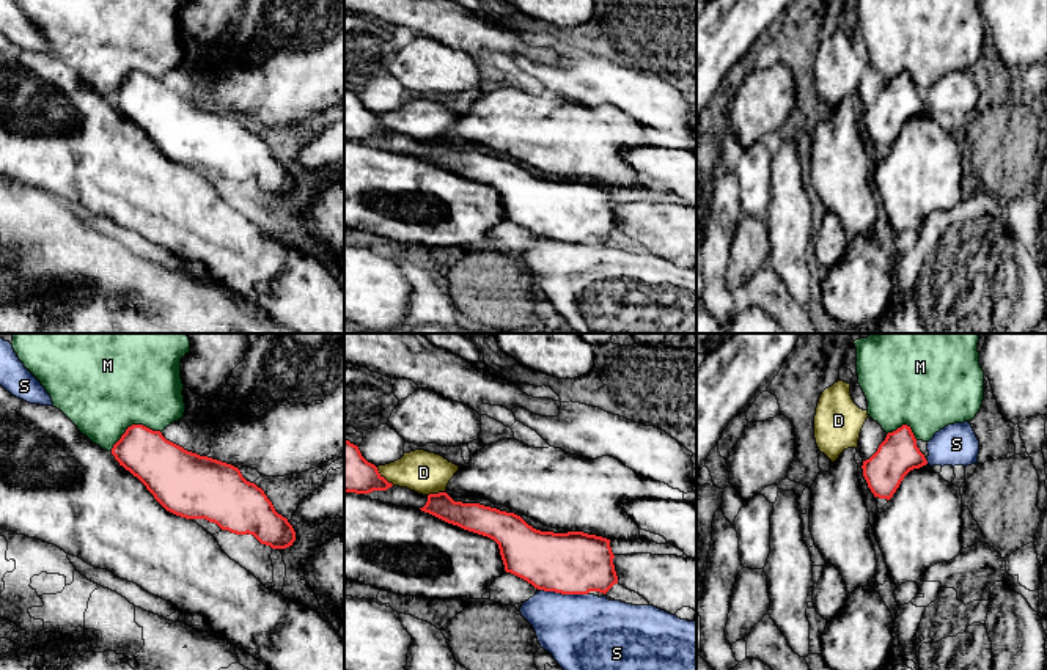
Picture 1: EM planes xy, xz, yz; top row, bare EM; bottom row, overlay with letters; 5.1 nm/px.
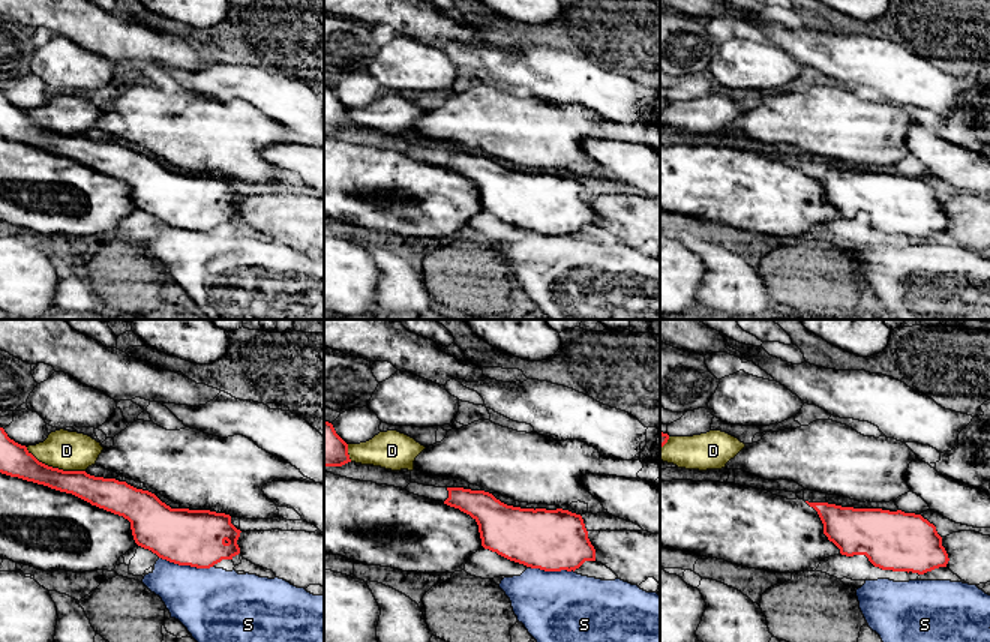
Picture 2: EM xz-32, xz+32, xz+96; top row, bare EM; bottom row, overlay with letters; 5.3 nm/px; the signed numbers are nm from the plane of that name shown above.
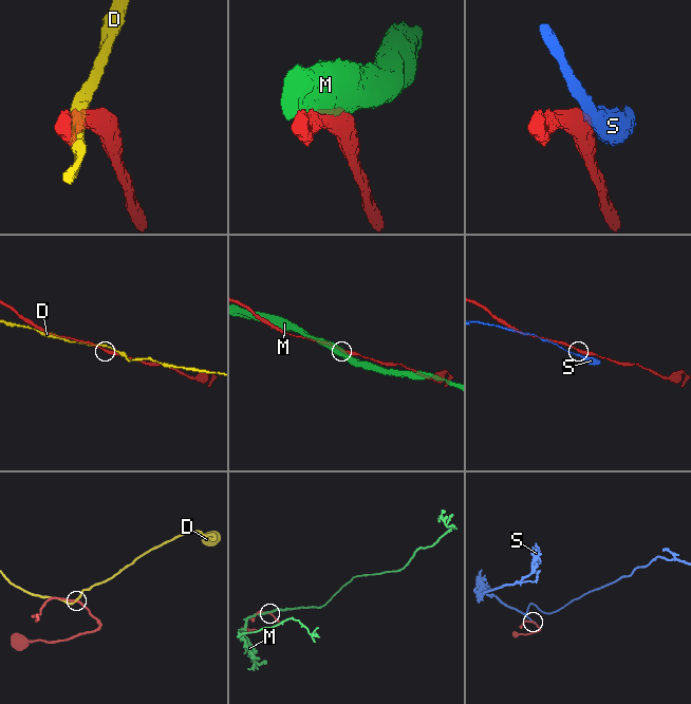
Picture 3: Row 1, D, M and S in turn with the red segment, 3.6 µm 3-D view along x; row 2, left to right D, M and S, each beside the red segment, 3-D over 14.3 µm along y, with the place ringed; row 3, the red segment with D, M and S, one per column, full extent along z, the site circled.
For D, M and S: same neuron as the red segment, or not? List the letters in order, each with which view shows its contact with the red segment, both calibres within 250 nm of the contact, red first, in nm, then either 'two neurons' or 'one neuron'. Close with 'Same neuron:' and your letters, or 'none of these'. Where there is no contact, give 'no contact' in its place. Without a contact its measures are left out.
D: contact in xz; calibres 220 and 220 nm; two neurons
M: contact in xy; calibres 260 and 500 nm; two neurons
S: contact in xz; calibres 320 and 380 nm; two neurons
Same neuron: none of these

